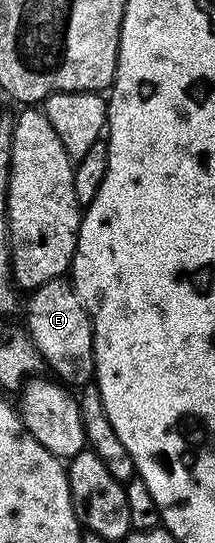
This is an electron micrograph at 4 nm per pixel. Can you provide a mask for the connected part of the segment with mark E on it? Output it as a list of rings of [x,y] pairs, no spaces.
[[[54,280],[40,286],[27,298],[26,309],[28,305],[28,329],[30,340],[38,350],[41,358],[45,362],[52,364],[52,369],[61,382],[71,383],[70,381],[88,381],[91,382],[94,377],[96,367],[96,358],[94,356],[94,334],[92,331],[92,319],[89,310],[84,310],[81,294],[77,293],[75,288],[64,286],[61,280]]]

